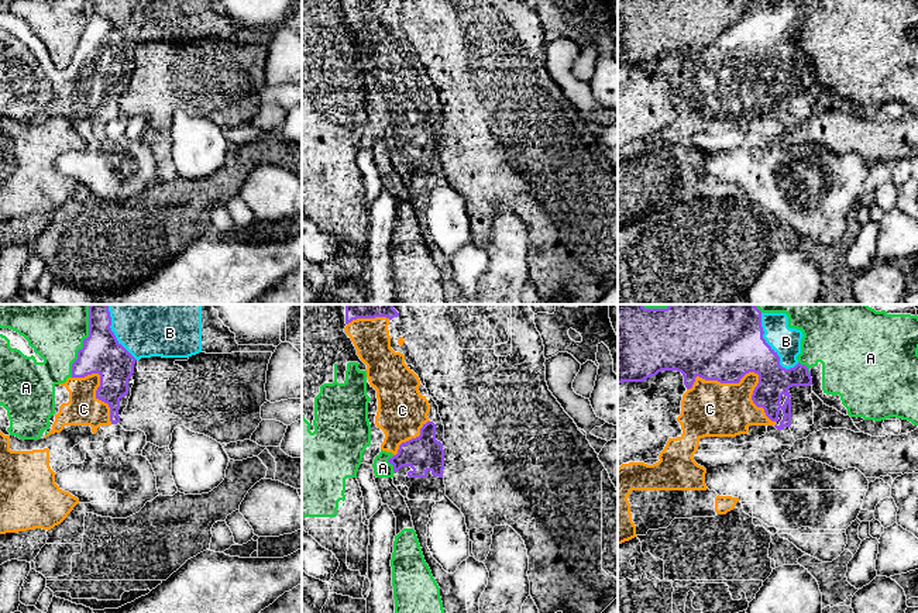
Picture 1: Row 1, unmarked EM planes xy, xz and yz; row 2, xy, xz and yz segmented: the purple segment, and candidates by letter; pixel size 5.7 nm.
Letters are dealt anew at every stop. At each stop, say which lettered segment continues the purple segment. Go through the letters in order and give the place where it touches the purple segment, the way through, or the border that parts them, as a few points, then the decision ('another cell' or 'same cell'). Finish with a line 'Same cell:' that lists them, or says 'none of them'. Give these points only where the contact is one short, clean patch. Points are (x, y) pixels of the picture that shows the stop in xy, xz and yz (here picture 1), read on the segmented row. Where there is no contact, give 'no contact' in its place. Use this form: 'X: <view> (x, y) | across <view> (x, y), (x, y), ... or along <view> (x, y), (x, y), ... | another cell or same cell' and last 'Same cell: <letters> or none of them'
A: xy (83, 341) | another cell
B: yz (769, 345) | another cell
C: yz (748, 372) | another cell
Same cell: none of them

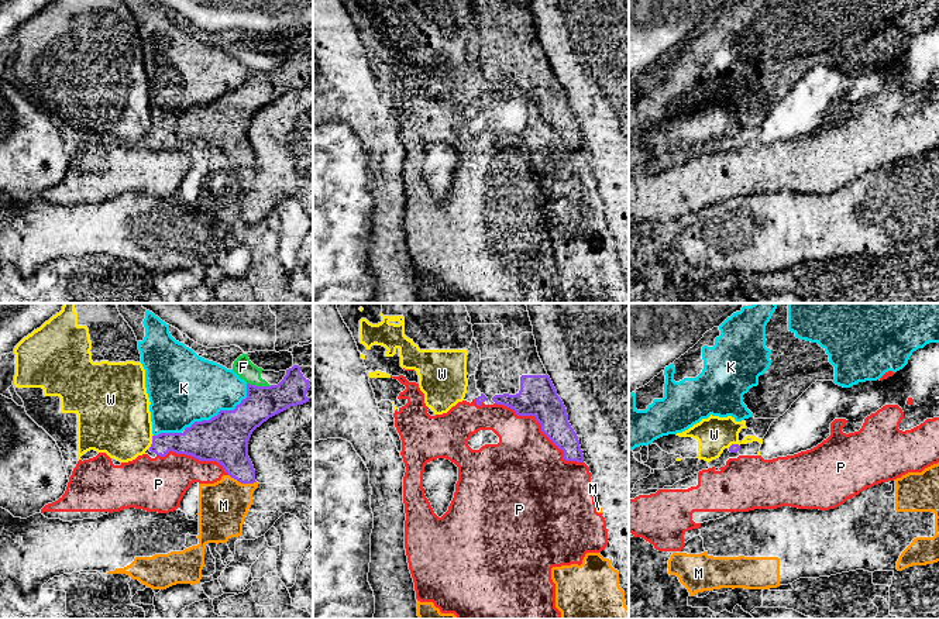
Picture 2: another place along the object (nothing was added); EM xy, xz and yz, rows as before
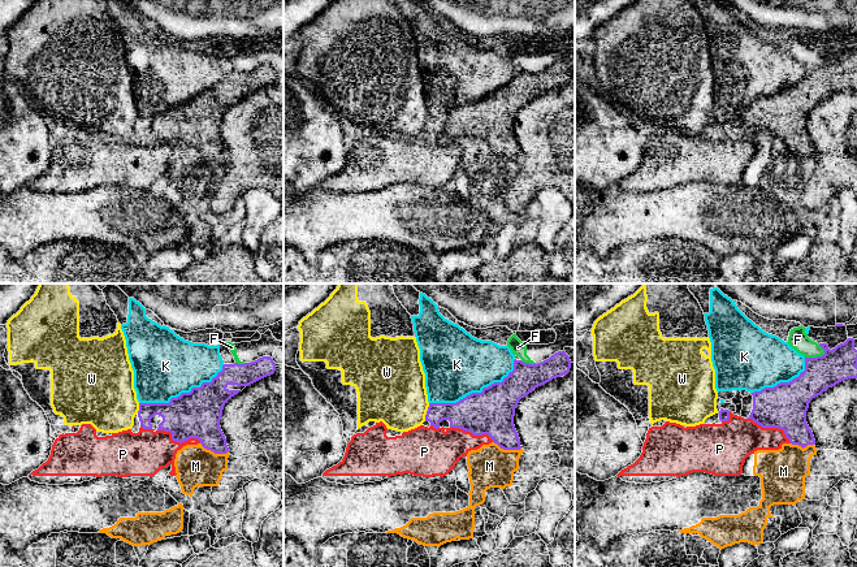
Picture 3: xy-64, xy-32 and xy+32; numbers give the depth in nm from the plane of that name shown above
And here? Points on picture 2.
F: xy (260, 387) | along xy (247, 382), (271, 385) | another cell
K: xy (220, 411) | another cell
M: xy (243, 482) | another cell
P: xz (542, 427) | another cell
W: xy (152, 442) | along xy (152, 434), (152, 443), (148, 447) | another cell
Same cell: none of them

